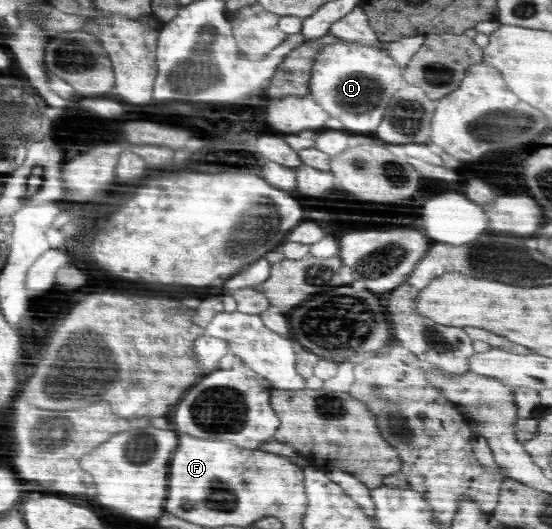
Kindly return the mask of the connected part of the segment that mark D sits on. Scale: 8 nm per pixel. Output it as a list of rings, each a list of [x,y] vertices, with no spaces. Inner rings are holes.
[[[334,42],[315,56],[309,95],[332,118],[338,118],[346,130],[374,130],[397,90],[405,86],[400,68],[386,49],[356,42]]]

